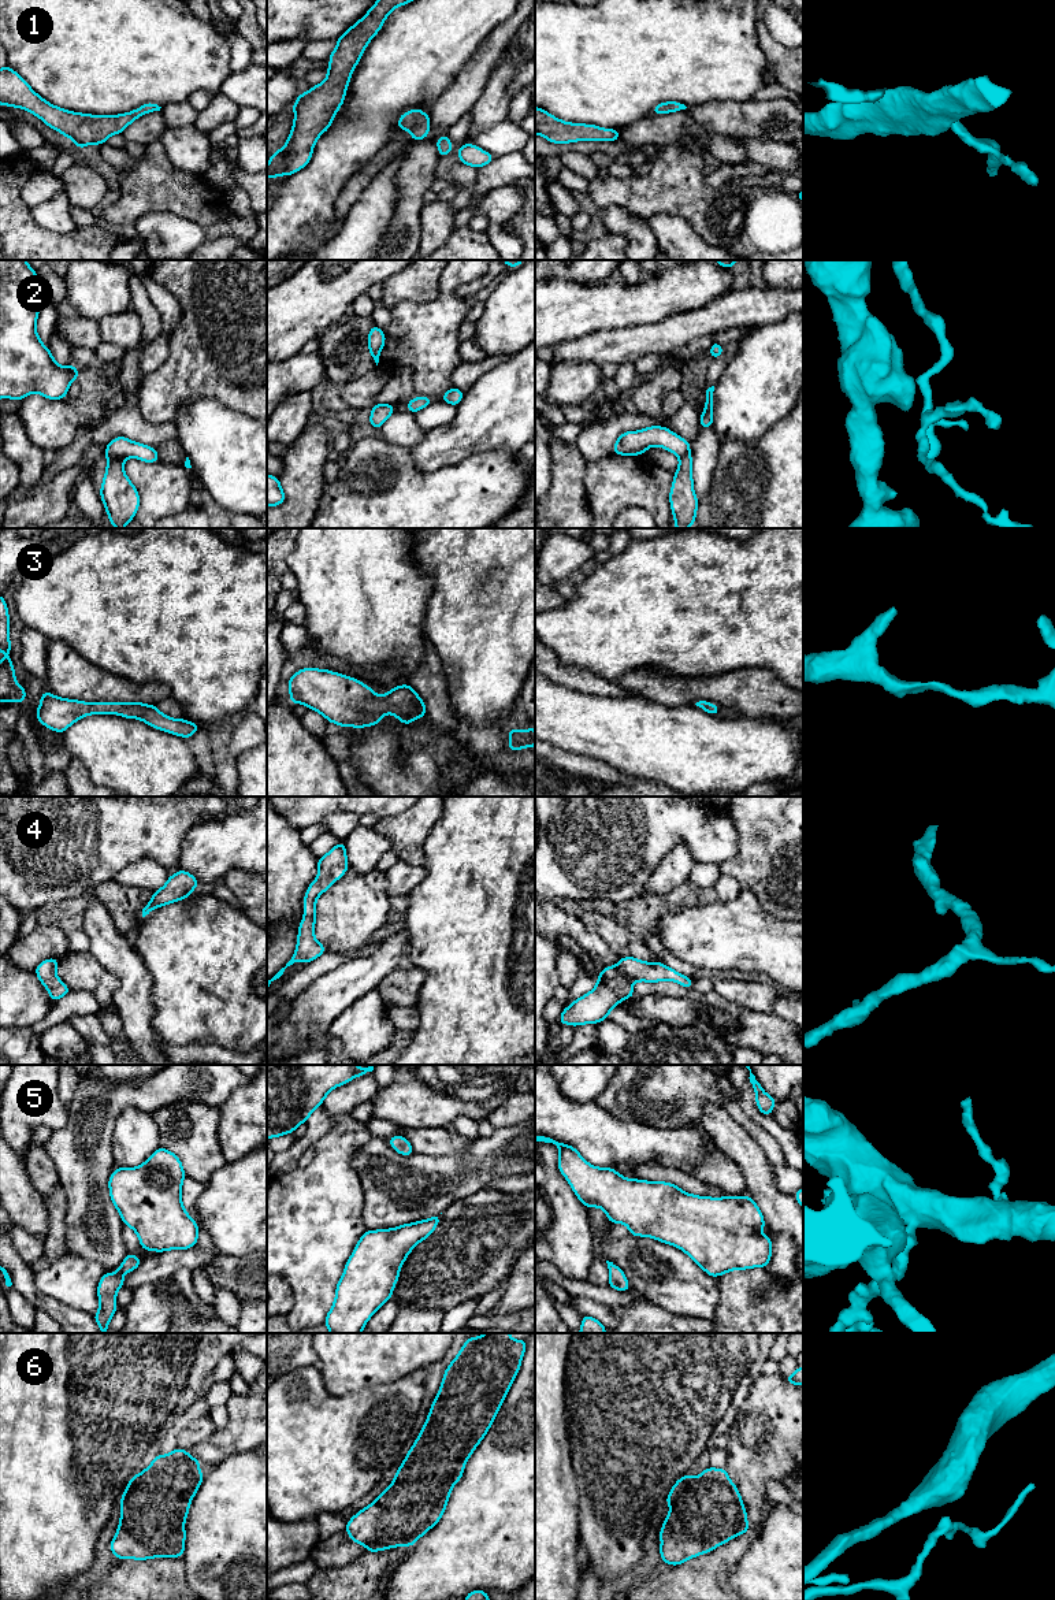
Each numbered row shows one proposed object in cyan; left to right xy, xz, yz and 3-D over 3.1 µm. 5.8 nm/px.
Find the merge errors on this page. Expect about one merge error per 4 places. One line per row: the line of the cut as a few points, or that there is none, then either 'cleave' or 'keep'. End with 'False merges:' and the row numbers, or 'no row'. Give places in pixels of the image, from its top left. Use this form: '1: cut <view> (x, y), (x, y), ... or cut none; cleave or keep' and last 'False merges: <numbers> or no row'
1: cut none; keep
2: cut xy (107, 455), (115, 455), (123, 460); cleave
3: cut none; keep
4: cut none; keep
5: cut none; keep
6: cut none; keep
False merges: 2

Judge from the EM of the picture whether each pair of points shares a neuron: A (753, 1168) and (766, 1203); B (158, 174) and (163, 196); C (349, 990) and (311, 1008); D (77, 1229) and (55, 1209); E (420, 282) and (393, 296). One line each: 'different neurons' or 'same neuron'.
A: same neuron
B: same neuron
C: same neuron
D: different neurons
E: same neuron

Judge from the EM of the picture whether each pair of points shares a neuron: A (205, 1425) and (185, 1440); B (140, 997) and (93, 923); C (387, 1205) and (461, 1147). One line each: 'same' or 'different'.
A: same
B: same
C: different

